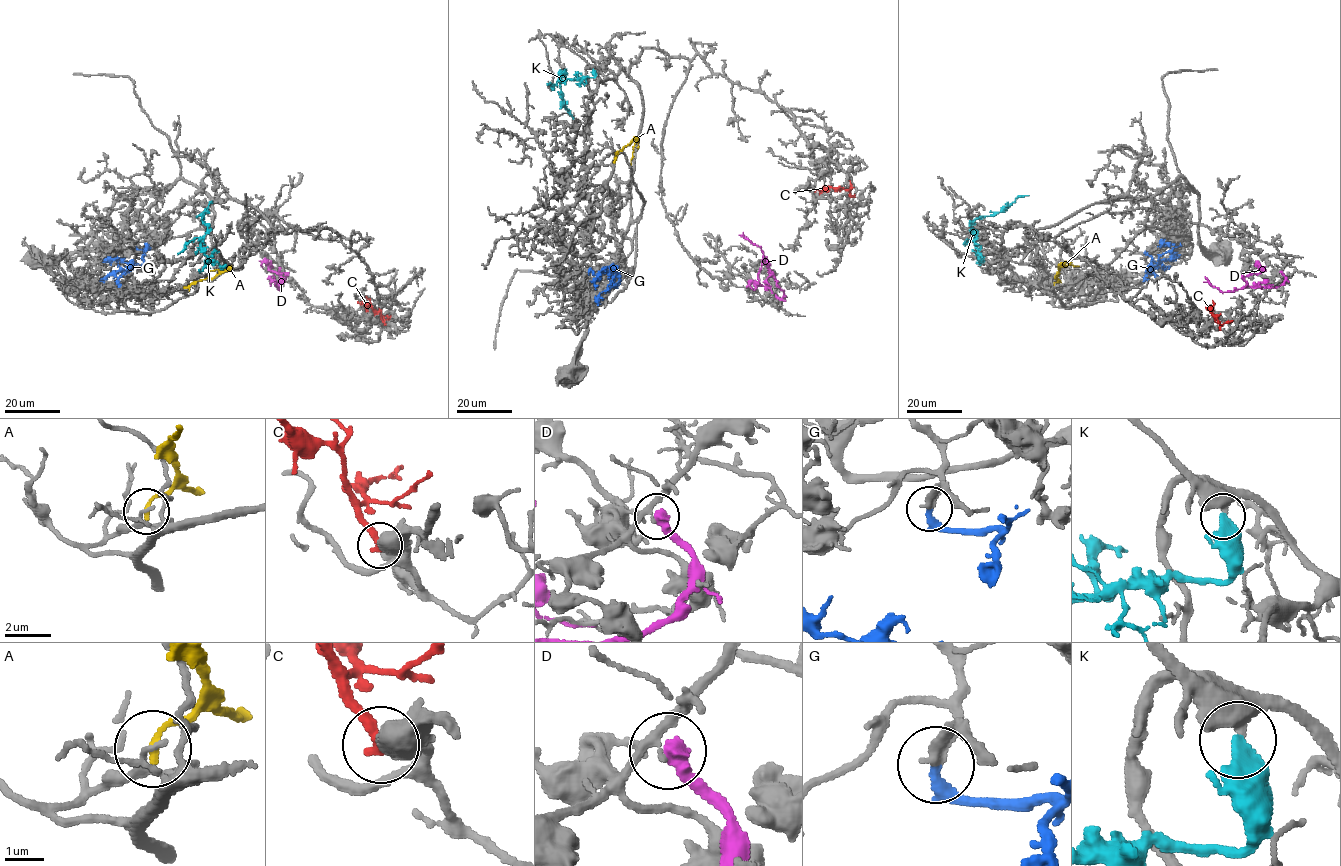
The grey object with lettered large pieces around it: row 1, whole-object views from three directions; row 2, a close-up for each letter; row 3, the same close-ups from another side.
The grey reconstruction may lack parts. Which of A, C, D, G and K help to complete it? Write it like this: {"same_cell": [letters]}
{"same_cell": ["G"]}

